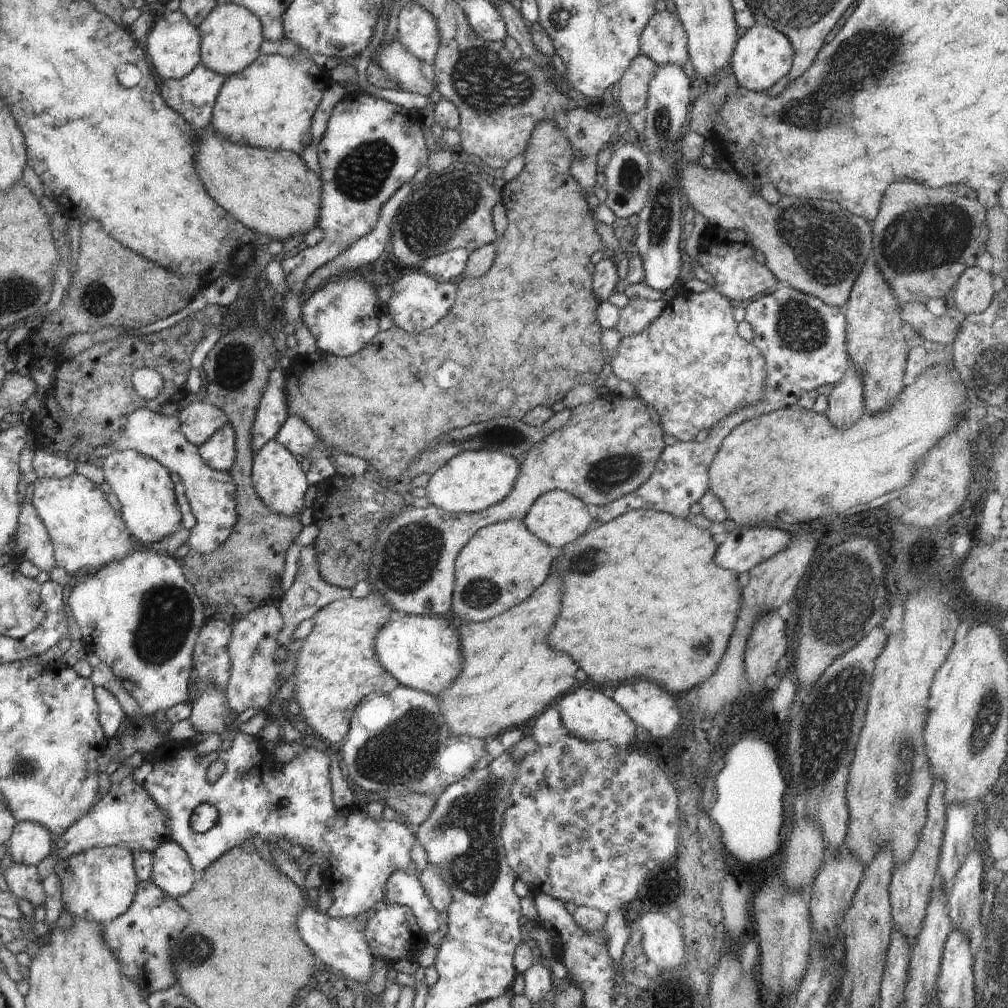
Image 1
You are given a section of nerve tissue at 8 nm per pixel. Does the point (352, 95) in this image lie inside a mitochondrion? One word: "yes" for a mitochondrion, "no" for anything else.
no

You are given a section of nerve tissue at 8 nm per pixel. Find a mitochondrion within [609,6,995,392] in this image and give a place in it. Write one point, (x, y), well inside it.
(851, 65)

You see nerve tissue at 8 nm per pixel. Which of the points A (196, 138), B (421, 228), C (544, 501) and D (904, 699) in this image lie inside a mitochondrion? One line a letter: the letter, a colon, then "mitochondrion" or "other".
A: other
B: mitochondrion
C: other
D: other

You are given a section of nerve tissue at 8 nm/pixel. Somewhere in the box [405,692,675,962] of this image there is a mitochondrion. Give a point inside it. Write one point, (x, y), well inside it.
(474, 870)

